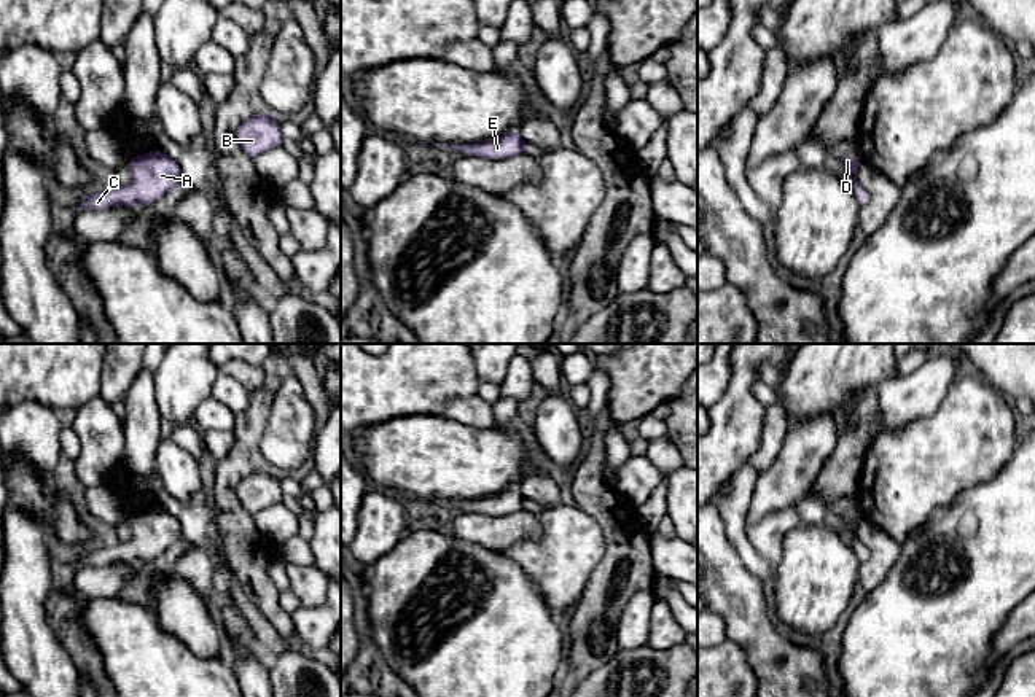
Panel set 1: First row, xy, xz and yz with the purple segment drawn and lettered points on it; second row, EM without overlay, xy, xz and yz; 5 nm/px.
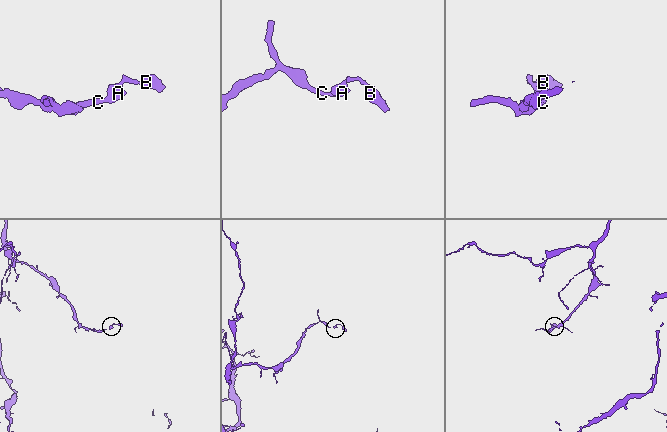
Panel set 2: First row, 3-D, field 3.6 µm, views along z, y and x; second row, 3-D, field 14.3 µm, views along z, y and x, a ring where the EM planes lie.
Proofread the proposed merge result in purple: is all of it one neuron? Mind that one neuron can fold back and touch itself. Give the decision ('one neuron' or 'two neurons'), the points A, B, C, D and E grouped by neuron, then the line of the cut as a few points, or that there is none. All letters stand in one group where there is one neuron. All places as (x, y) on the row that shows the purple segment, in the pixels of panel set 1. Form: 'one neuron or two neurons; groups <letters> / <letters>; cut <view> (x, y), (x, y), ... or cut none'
one neuron; groups A B C D E; cut none

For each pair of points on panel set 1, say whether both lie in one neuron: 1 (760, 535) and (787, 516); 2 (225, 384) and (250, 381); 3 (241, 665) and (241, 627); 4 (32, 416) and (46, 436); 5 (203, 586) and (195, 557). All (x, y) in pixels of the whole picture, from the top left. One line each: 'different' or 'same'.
1: same
2: different
3: same
4: same
5: same

